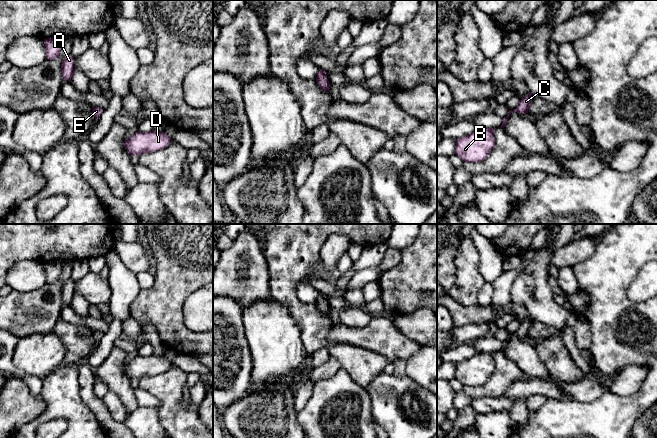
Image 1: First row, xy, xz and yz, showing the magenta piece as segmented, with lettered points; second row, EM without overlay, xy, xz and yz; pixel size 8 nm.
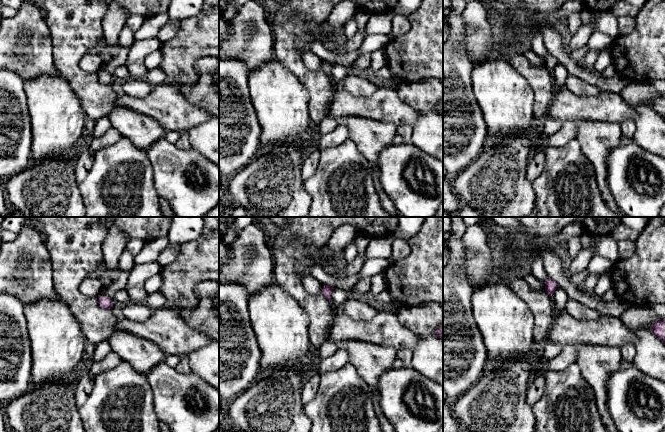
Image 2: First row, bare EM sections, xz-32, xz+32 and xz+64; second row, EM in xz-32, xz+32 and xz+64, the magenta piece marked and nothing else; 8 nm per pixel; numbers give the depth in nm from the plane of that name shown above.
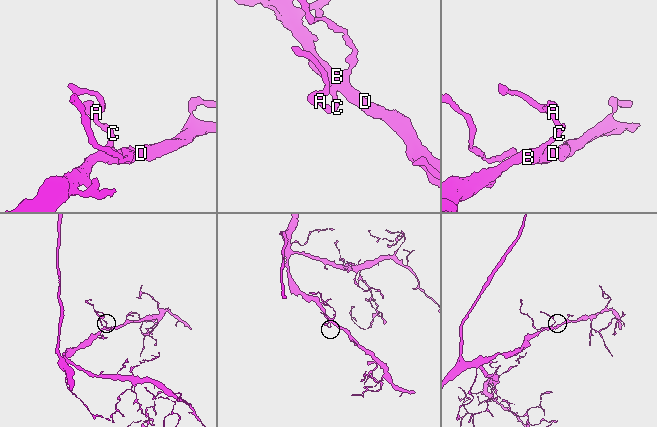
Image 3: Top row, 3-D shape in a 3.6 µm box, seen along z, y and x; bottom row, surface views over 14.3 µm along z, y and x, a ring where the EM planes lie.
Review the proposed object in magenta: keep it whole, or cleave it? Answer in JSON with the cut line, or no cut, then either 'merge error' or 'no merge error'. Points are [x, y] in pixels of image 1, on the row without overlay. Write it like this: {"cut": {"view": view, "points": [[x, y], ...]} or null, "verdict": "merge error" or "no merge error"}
{"cut": null, "verdict": "no merge error"}

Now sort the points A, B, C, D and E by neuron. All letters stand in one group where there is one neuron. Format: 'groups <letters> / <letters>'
groups A B C D E

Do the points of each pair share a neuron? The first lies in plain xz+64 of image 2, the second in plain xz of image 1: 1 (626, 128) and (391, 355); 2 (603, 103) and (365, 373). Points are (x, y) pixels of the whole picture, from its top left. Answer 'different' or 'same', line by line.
1: different
2: different

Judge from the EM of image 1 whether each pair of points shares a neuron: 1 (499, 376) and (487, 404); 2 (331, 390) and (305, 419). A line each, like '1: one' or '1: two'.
1: two
2: one

